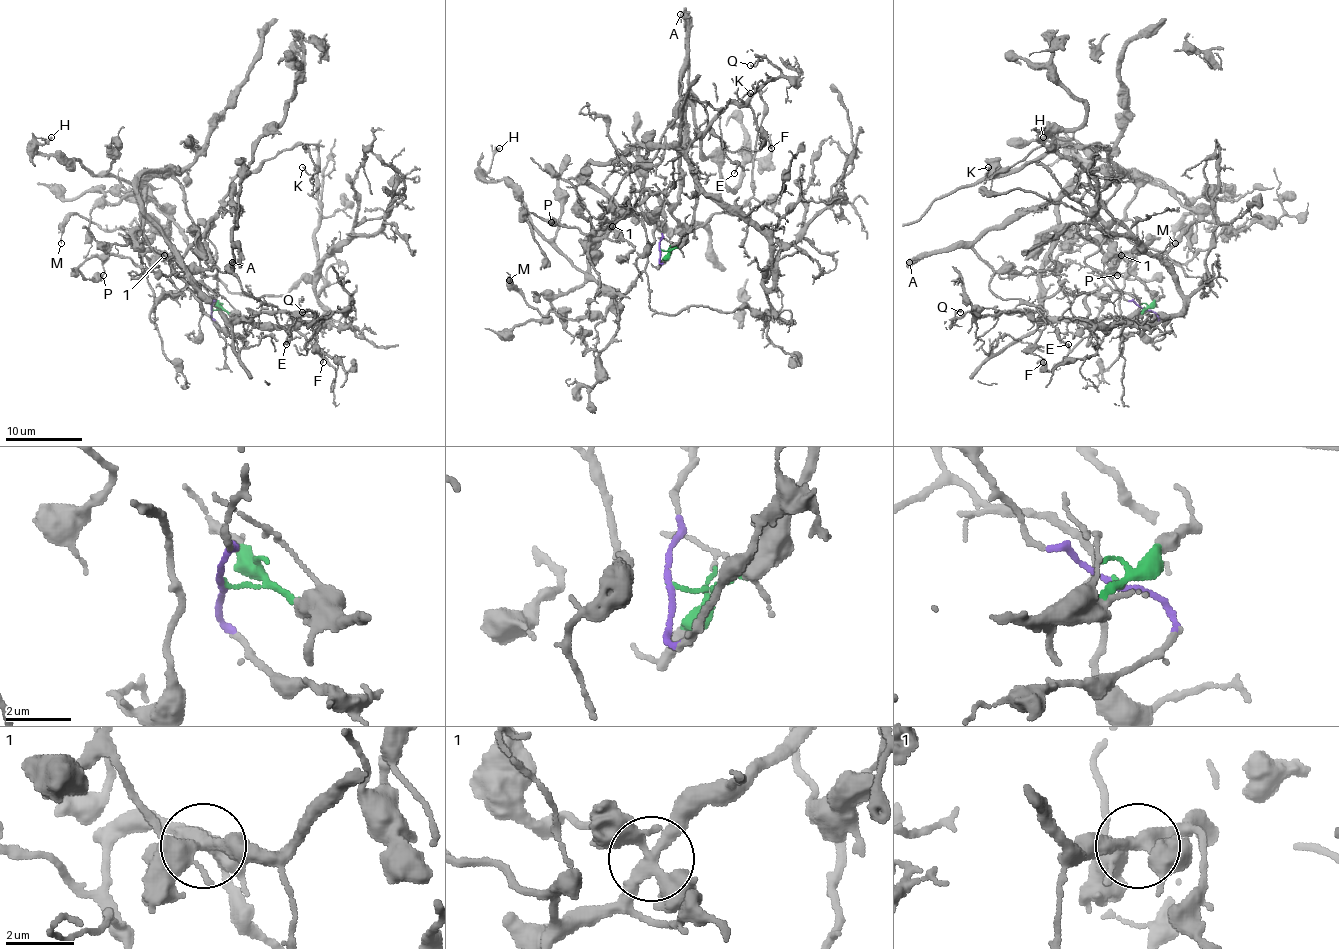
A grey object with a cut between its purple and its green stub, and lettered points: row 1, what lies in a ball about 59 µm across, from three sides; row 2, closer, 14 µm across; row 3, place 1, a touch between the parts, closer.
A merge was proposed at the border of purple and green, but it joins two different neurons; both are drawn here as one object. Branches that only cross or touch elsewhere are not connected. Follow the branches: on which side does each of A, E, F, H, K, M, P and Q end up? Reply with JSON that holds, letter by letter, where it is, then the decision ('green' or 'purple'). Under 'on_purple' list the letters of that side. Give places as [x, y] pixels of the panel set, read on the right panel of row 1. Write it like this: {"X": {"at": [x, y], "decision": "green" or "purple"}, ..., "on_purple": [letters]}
{"A": {"at": [909, 262], "decision": "purple"}, "E": {"at": [1068, 344], "decision": "purple"}, "F": {"at": [1043, 362], "decision": "purple"}, "H": {"at": [1043, 137], "decision": "green"}, "K": {"at": [988, 167], "decision": "purple"}, "M": {"at": [1175, 243], "decision": "purple"}, "P": {"at": [1117, 275], "decision": "purple"}, "Q": {"at": [960, 312], "decision": "green"}, "on_purple": ["A", "E", "F", "K", "M", "P"]}

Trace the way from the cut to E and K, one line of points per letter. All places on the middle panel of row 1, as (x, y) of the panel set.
E: (660, 249), (664, 189), (656, 211), (679, 197), (681, 78), (681, 99), (691, 95), (704, 108), (733, 172)
K: (660, 249), (664, 189), (656, 211), (666, 203), (687, 228), (733, 215), (753, 195), (764, 106), (751, 93)

